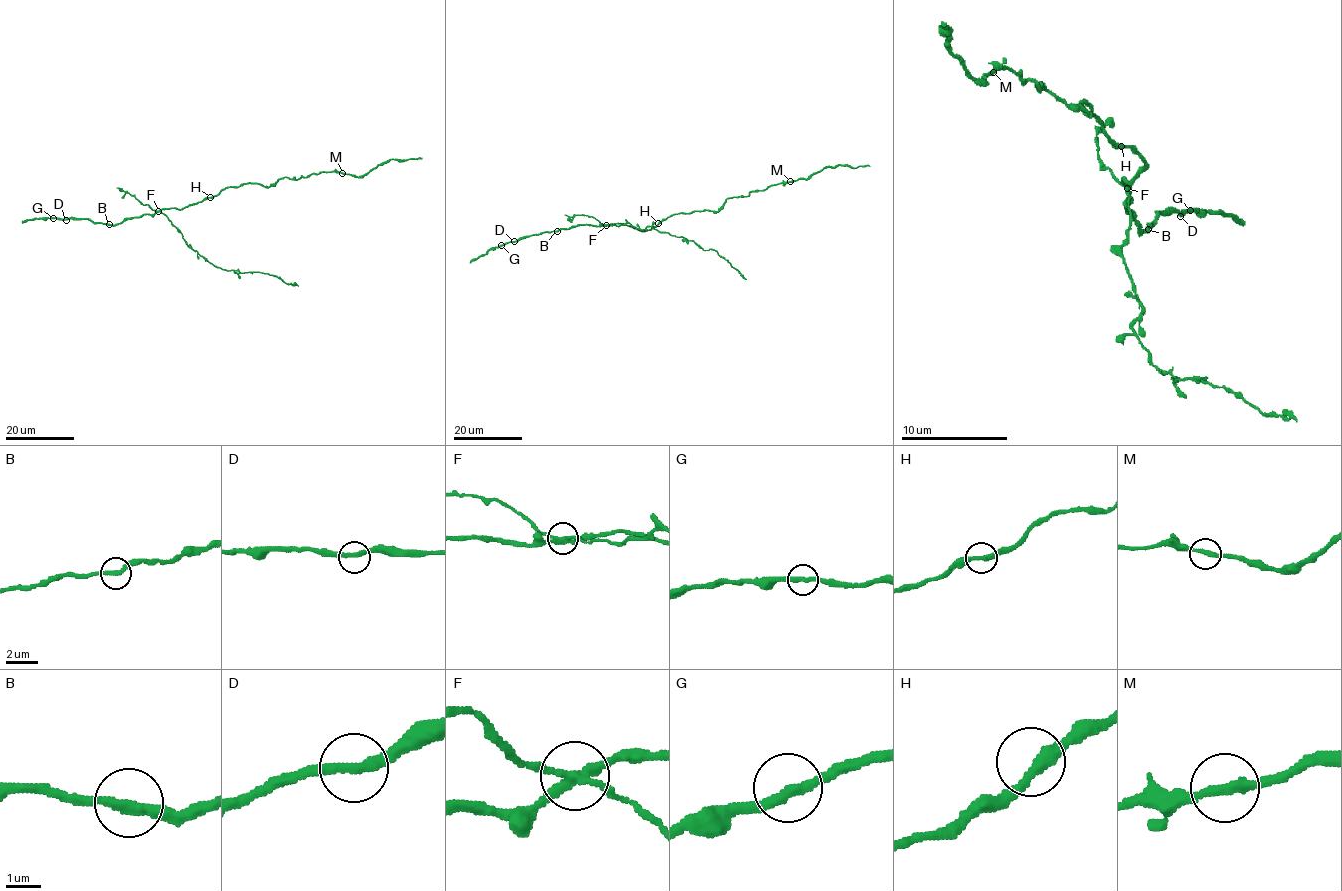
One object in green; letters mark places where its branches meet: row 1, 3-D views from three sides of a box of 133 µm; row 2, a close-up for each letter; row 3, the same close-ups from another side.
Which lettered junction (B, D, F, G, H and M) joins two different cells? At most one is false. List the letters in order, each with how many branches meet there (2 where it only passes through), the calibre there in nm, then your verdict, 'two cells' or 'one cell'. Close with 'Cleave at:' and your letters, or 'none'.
B: 2 | 280 nm | one cell
D: 2 | 280 nm | one cell
F: 4 | 240 nm | two cells
G: 2 | 280 nm | one cell
H: 2 | 320 nm | one cell
M: 2 | 280 nm | one cell
Cleave at: F

